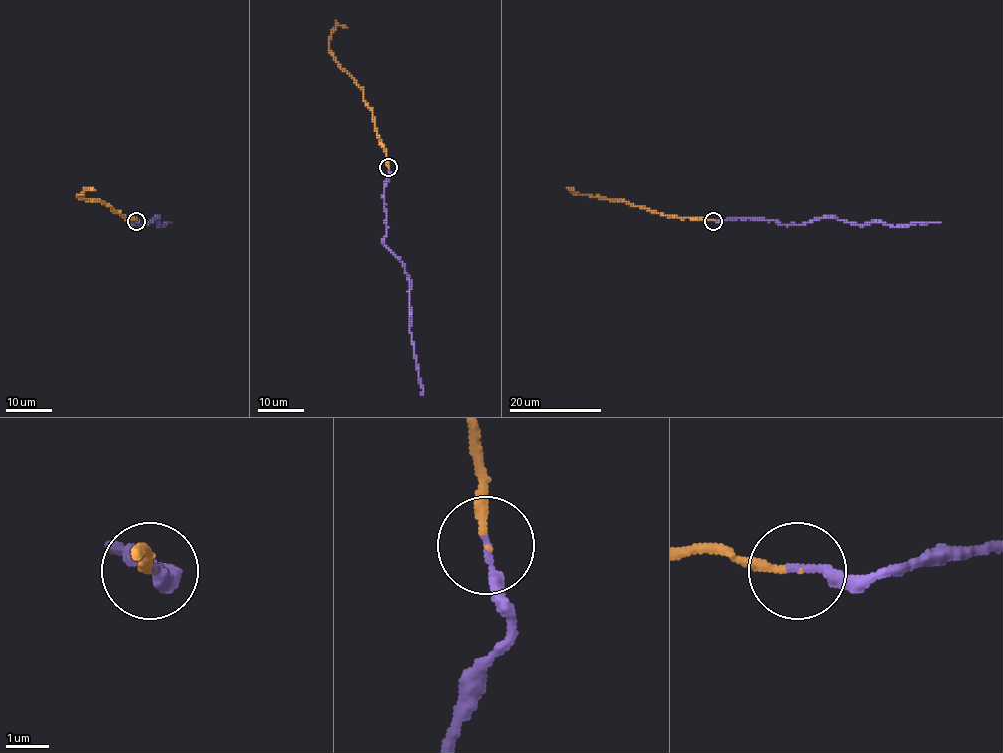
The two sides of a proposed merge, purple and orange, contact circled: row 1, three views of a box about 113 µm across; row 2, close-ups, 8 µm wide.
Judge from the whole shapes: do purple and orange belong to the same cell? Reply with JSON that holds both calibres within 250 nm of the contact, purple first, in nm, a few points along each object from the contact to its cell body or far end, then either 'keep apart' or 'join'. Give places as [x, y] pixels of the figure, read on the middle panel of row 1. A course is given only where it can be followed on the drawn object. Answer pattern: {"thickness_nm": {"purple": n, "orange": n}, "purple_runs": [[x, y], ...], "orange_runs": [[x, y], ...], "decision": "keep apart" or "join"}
{"thickness_nm": {"purple": 240, "orange": 180}, "purple_runs": [[388, 167], [390, 177], [384, 186], [387, 230], [383, 244], [404, 267], [410, 281], [410, 333], [421, 394]], "orange_runs": [[388, 167], [386, 148], [381, 144], [363, 89], [340, 66], [329, 50], [332, 30], [337, 25], [347, 27]], "decision": "join"}

